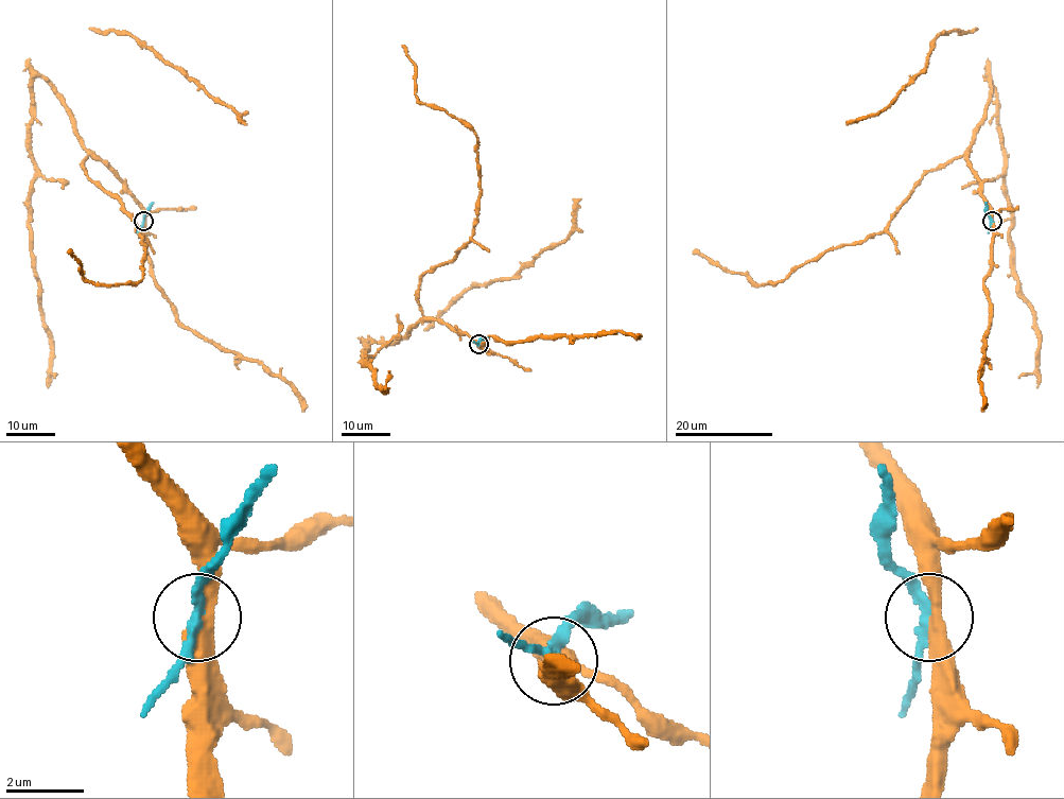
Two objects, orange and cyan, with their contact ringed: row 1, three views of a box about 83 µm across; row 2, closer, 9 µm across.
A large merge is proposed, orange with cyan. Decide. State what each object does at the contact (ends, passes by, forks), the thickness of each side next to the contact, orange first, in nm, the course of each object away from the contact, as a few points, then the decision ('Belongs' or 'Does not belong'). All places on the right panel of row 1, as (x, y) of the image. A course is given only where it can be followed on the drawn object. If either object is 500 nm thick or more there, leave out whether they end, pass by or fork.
At the ring orange passes by. At the ring cyan passes by. Thickness 400 nm (orange) against 260 nm. Course of orange: (991, 221), (967, 162), (989, 98), (988, 76), (1004, 149), (1011, 264), (1038, 334), (1036, 368), (1018, 378). Course of cyan: (991, 221), (984, 202). Does not belong

